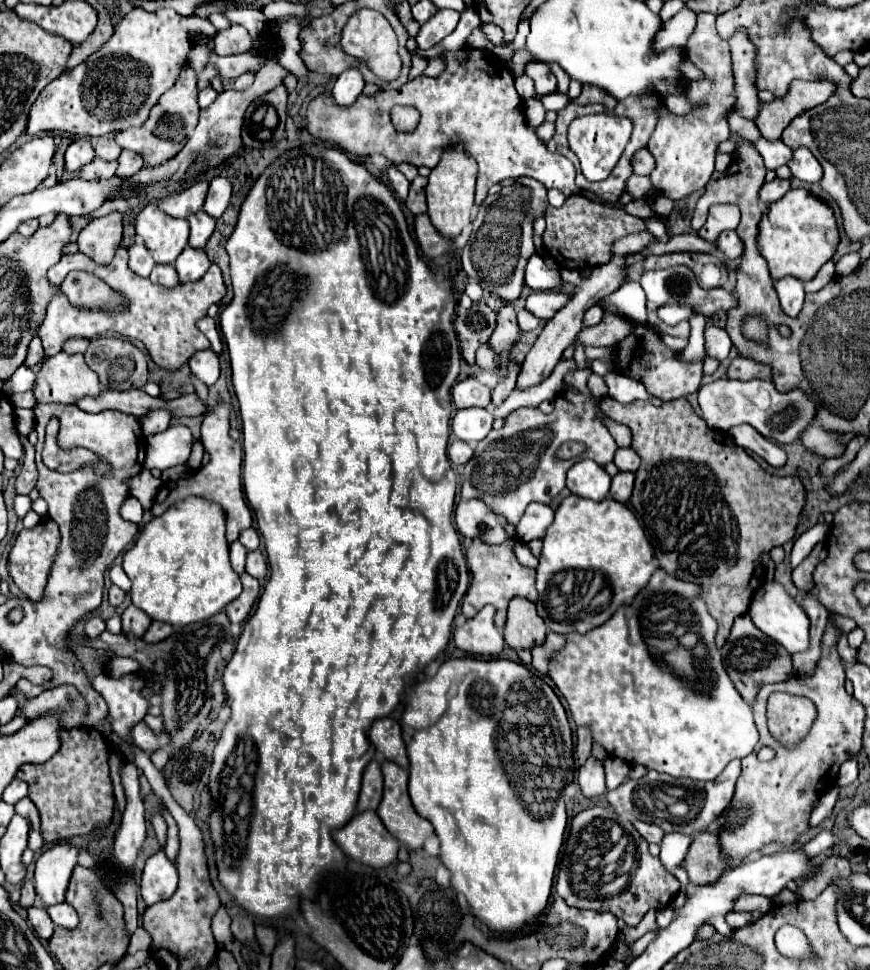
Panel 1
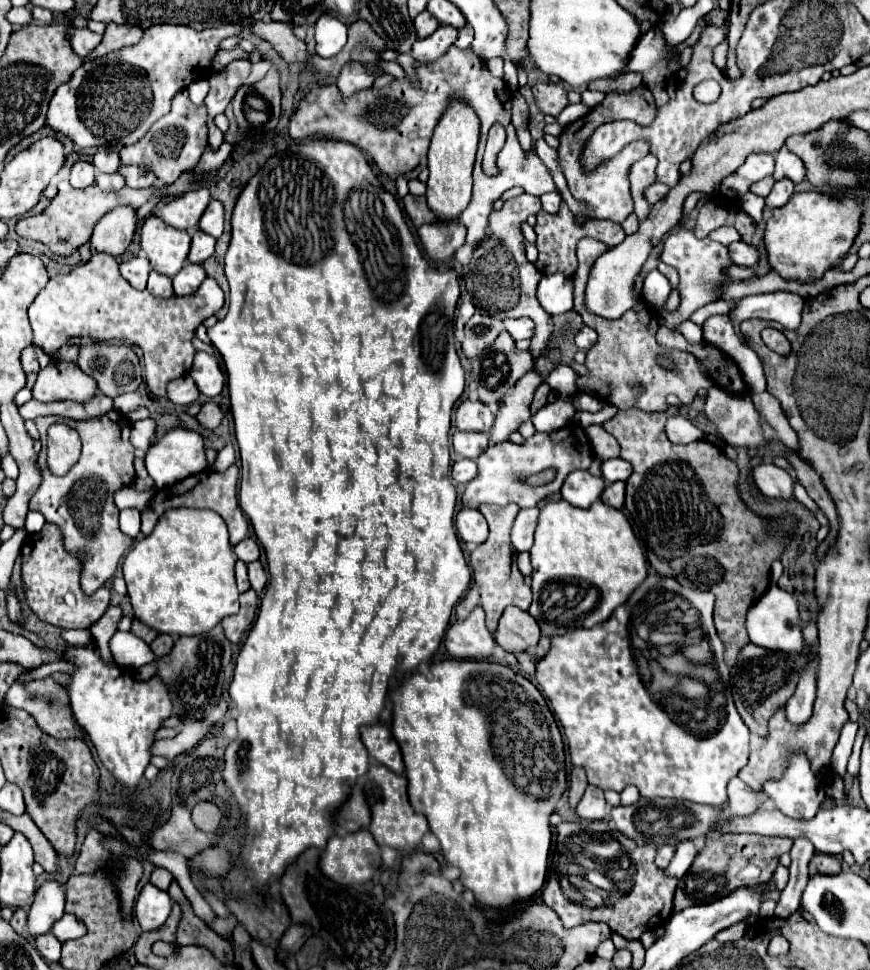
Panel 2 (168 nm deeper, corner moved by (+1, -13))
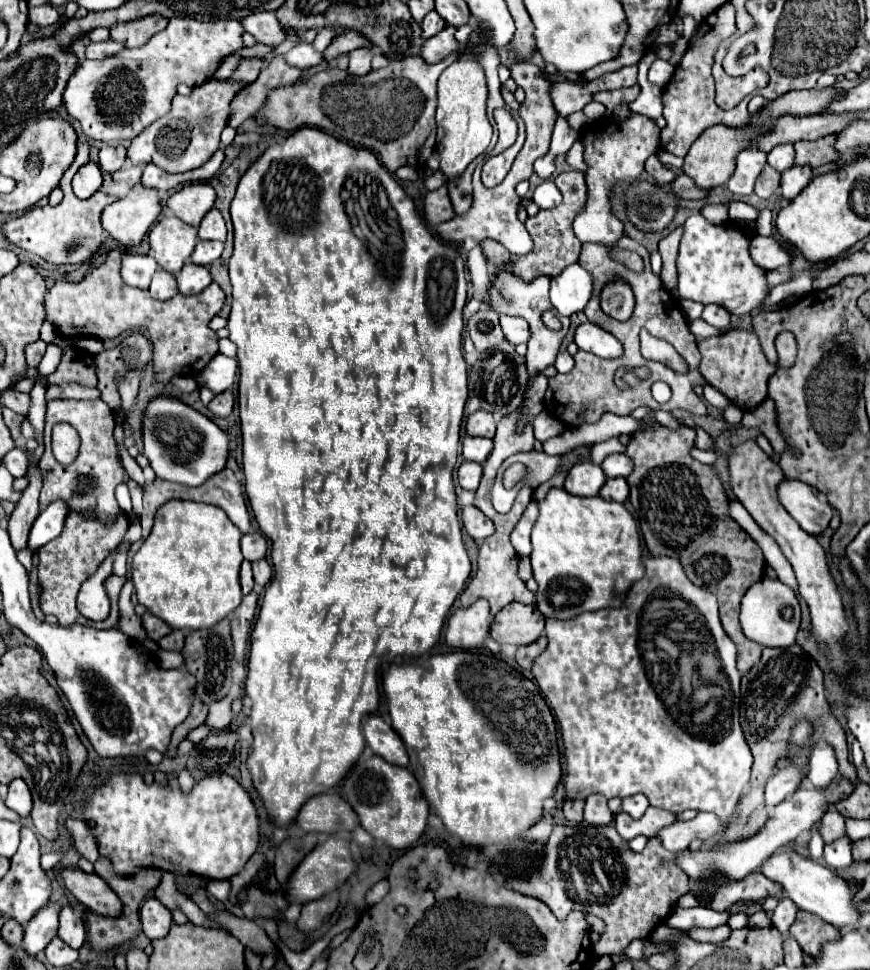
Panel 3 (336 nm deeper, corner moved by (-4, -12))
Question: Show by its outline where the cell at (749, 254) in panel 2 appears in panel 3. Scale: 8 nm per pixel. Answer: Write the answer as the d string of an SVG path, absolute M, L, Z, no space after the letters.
M761 235L751 237L749 255L763 269L777 269L777 267L789 265L791 261L791 255L787 249L783 249L773 237L761 237Z

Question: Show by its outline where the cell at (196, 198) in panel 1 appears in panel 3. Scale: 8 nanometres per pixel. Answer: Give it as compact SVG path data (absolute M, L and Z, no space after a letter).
M193 183L171 193L167 199L167 209L181 221L199 227L203 215L213 207L213 203L215 189L209 183Z

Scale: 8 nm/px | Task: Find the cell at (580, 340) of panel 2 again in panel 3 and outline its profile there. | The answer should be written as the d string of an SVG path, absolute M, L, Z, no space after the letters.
M589 321L577 327L575 343L581 351L589 351L603 359L619 359L623 355L623 345L611 333Z

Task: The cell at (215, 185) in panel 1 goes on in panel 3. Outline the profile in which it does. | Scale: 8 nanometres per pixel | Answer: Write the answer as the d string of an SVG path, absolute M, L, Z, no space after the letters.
M217 207L209 209L209 213L203 217L199 225L199 239L213 239L213 241L225 241L227 227L223 221L223 215Z

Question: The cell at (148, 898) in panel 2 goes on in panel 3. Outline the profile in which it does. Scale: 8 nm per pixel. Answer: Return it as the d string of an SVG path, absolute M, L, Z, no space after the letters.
M151 897L141 907L141 923L149 939L161 939L173 925L173 913L157 897Z

